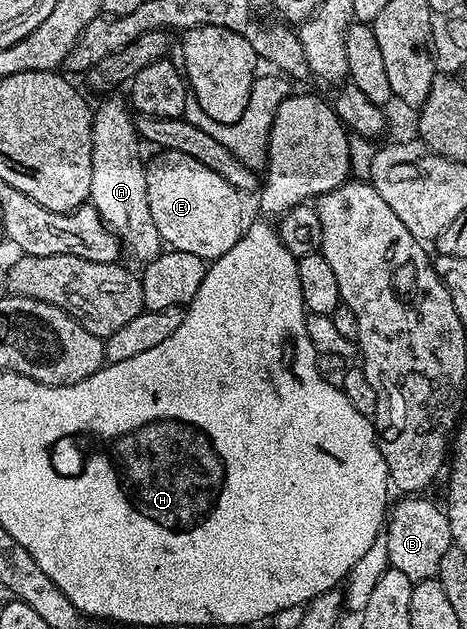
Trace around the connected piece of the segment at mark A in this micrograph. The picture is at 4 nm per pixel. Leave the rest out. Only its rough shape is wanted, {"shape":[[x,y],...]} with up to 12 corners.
{"shape":[[127,101],[93,109],[89,203],[134,260],[163,251]]}

